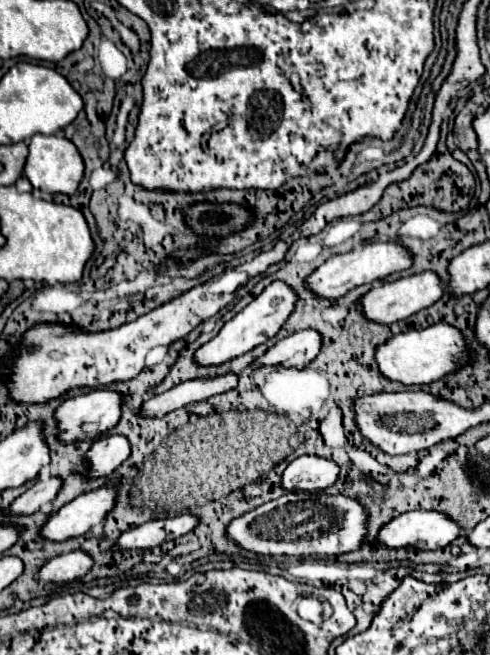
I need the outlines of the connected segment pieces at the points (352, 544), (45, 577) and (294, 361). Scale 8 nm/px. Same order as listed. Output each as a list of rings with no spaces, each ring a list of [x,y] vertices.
[[[288,493],[272,499],[226,525],[226,537],[258,555],[332,557],[354,551],[366,535],[366,515],[358,501],[344,495]]]
[[[70,551],[46,561],[38,571],[38,581],[42,583],[64,583],[74,581],[88,573],[92,559],[84,551]]]
[[[312,329],[296,331],[280,339],[264,355],[256,357],[250,367],[256,369],[260,365],[284,365],[284,367],[304,369],[318,355],[320,345],[322,345],[322,337],[318,335],[318,331]]]

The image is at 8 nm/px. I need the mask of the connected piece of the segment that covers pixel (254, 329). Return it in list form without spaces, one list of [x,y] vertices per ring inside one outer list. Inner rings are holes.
[[[282,281],[270,283],[262,291],[262,295],[258,295],[248,307],[244,307],[238,315],[234,315],[230,321],[226,321],[224,327],[220,329],[220,333],[214,339],[210,339],[208,343],[204,343],[202,347],[196,349],[194,363],[200,365],[200,367],[202,365],[204,367],[208,367],[208,365],[216,367],[216,365],[222,365],[230,359],[236,359],[236,357],[244,355],[246,351],[254,349],[260,343],[266,343],[270,337],[274,337],[278,333],[282,323],[288,319],[288,315],[294,309],[294,303],[296,303],[296,295],[286,283],[282,283]]]

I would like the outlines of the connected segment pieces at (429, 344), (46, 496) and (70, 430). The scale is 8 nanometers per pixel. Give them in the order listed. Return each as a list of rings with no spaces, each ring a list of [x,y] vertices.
[[[446,323],[430,325],[426,329],[410,329],[406,333],[398,333],[388,337],[384,343],[376,347],[374,359],[378,363],[378,371],[388,381],[398,381],[402,385],[424,385],[438,381],[458,367],[466,355],[464,341],[458,329]]]
[[[40,477],[28,491],[24,491],[18,499],[14,499],[8,507],[10,515],[32,515],[44,503],[52,501],[60,489],[60,479]]]
[[[96,389],[96,391],[90,391],[86,395],[66,399],[54,411],[54,421],[58,427],[58,439],[66,445],[100,439],[102,435],[106,435],[110,429],[116,427],[116,423],[120,419],[120,403],[122,403],[122,397],[118,393],[108,391],[108,389]]]

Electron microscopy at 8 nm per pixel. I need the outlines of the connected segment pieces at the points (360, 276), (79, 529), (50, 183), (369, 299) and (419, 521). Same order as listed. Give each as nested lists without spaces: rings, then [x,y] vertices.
[[[394,241],[370,243],[370,245],[362,245],[358,249],[352,249],[348,253],[342,253],[342,255],[332,255],[324,265],[320,265],[314,273],[310,273],[304,279],[304,287],[318,297],[338,299],[358,285],[374,283],[390,273],[408,269],[410,265],[412,265],[412,255],[400,243],[394,243]]]
[[[116,481],[96,491],[82,493],[74,501],[60,507],[56,515],[48,517],[48,521],[40,527],[40,537],[46,541],[62,543],[72,537],[88,533],[94,525],[104,523],[106,513],[114,507],[114,499],[116,499]]]
[[[34,135],[28,143],[30,155],[26,159],[24,175],[32,183],[34,189],[42,189],[48,193],[64,193],[74,195],[78,189],[78,183],[84,175],[84,161],[72,141],[68,141],[64,135]]]
[[[424,271],[420,275],[410,275],[404,279],[396,279],[396,281],[372,287],[368,293],[364,293],[358,299],[358,305],[360,305],[360,311],[366,321],[374,321],[378,325],[388,325],[388,323],[408,319],[410,315],[418,313],[420,309],[436,303],[442,295],[444,295],[444,289],[442,289],[440,279],[432,271]]]
[[[408,511],[380,527],[376,543],[386,549],[412,547],[418,551],[434,551],[452,543],[460,527],[436,511]]]

